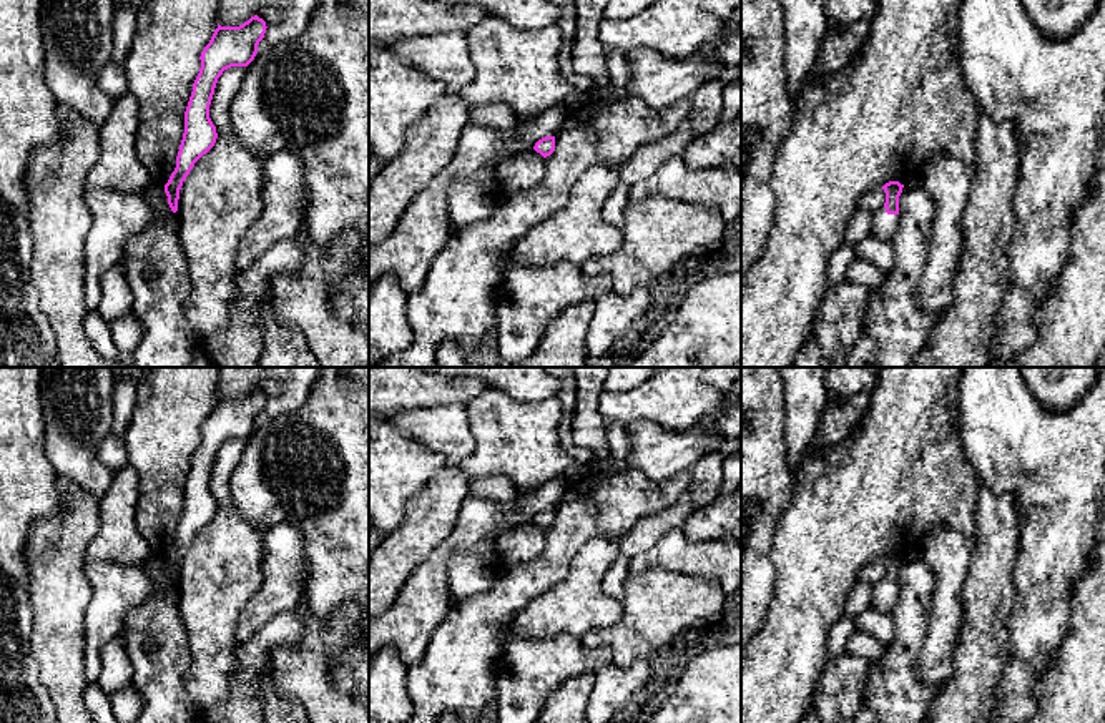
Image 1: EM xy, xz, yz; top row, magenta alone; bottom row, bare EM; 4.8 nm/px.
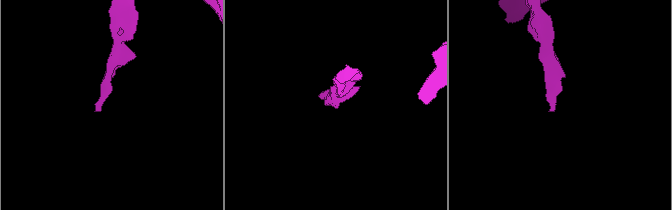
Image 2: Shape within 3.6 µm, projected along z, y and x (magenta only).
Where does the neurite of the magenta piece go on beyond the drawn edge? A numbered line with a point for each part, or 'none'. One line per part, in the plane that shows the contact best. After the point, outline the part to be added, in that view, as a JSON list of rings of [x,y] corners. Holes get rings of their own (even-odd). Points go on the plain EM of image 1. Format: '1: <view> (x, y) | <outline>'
1: yz (884, 599) | [[[886,580],[872,585],[872,607],[886,615],[891,615],[899,600],[899,587],[887,587]]]

